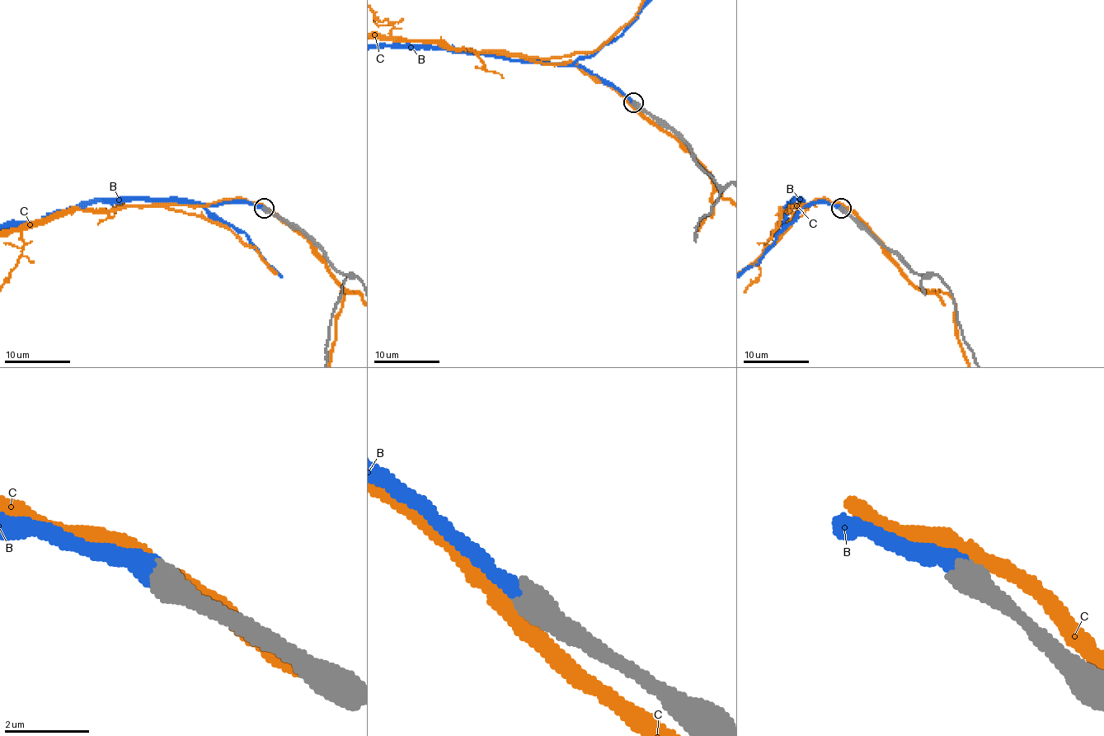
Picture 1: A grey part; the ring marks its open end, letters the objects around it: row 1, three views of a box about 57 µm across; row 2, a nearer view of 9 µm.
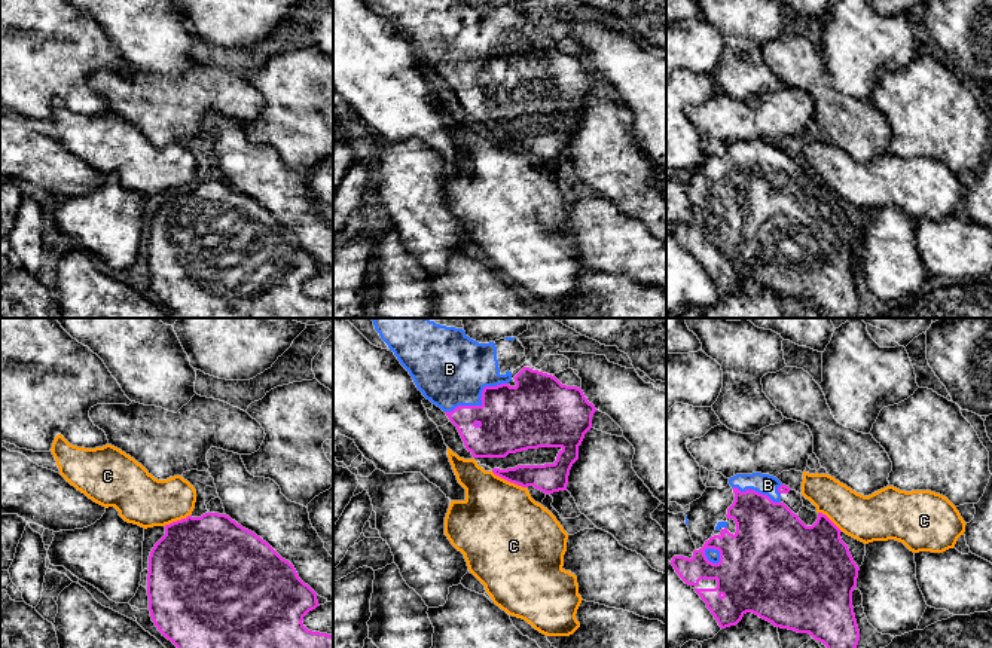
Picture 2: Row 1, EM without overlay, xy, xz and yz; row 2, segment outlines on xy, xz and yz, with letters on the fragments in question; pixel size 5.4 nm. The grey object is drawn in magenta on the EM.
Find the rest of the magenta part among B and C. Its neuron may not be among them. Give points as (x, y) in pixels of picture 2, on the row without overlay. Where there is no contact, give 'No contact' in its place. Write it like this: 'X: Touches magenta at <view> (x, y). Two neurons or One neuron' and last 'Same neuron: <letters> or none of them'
B: Touches magenta at xz (482, 69). One neuron
C: Touches magenta at xz (509, 147). Two neurons
Same neuron: B

